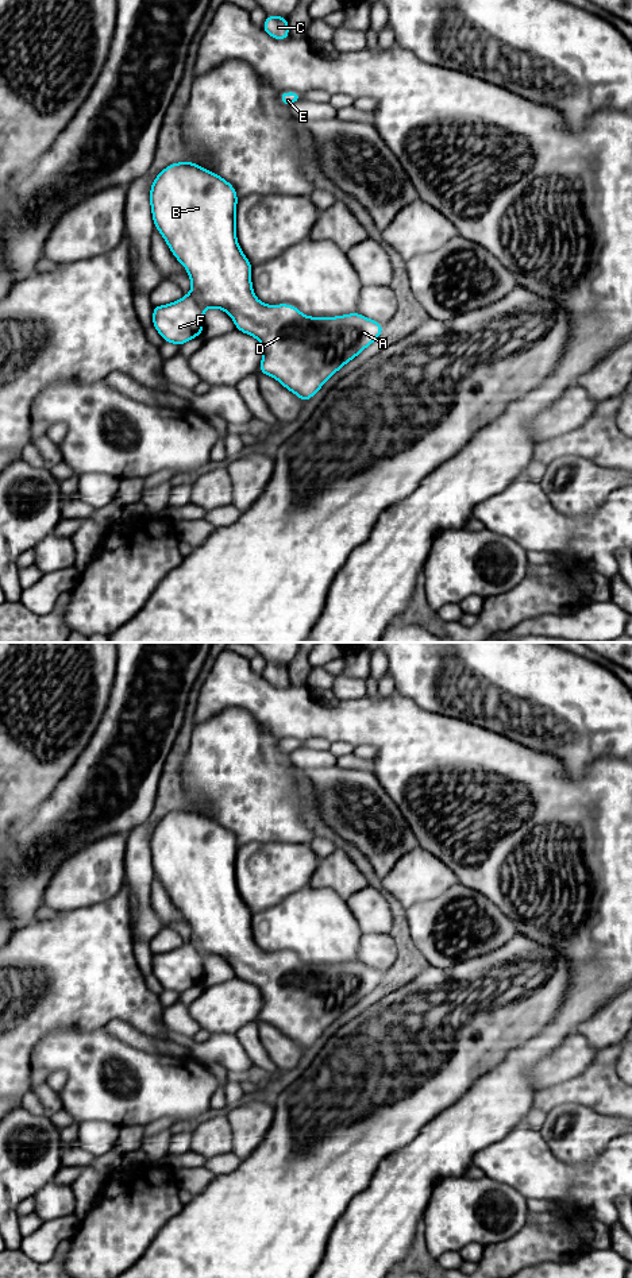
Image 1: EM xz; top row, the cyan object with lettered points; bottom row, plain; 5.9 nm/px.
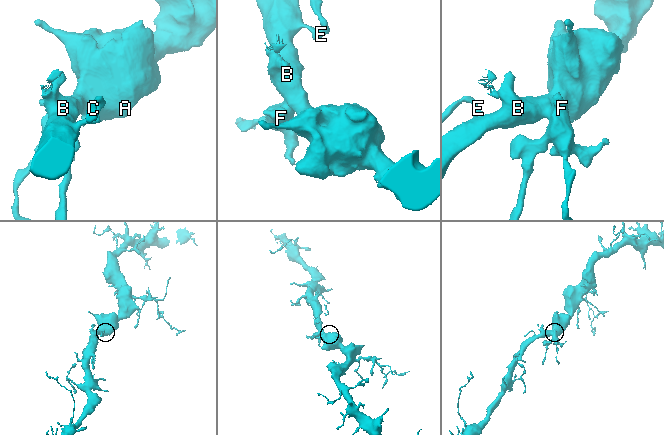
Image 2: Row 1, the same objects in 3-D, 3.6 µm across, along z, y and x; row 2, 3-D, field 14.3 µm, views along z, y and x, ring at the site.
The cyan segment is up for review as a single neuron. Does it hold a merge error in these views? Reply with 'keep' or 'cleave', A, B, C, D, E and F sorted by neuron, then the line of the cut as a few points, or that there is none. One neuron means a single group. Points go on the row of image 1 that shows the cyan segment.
keep; groups A B C D E F; cut none

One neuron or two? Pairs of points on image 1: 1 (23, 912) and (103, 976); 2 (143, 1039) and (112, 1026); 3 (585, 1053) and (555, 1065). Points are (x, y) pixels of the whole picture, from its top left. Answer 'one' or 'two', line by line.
1: two
2: one
3: one

